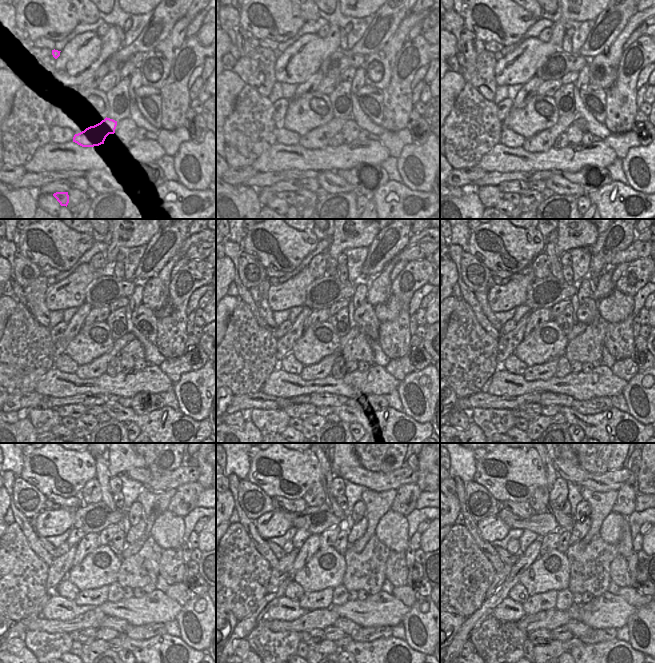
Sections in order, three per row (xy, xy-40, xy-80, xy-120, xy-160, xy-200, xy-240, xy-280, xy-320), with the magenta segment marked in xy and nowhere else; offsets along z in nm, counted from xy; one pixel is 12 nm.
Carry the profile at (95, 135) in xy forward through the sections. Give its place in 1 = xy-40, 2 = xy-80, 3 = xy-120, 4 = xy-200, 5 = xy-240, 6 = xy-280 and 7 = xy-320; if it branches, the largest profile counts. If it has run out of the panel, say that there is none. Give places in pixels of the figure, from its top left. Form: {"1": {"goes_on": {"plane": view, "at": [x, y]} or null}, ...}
{"1": {"goes_on": {"plane": "xy-40", "at": [318, 137]}}, "2": {"goes_on": {"plane": "xy-80", "at": [543, 141]}}, "3": {"goes_on": {"plane": "xy-120", "at": [97, 367]}}, "4": {"goes_on": {"plane": "xy-200", "at": [545, 371]}}, "5": {"goes_on": {"plane": "xy-240", "at": [97, 596]}}, "6": {"goes_on": {"plane": "xy-280", "at": [318, 600]}}, "7": {"goes_on": {"plane": "xy-320", "at": [546, 601]}}}

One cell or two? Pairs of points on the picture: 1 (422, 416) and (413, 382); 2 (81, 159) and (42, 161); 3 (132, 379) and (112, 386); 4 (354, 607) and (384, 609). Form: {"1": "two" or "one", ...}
{"1": "one", "2": "one", "3": "one", "4": "one"}

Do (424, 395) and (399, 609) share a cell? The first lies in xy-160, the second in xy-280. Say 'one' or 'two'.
two

